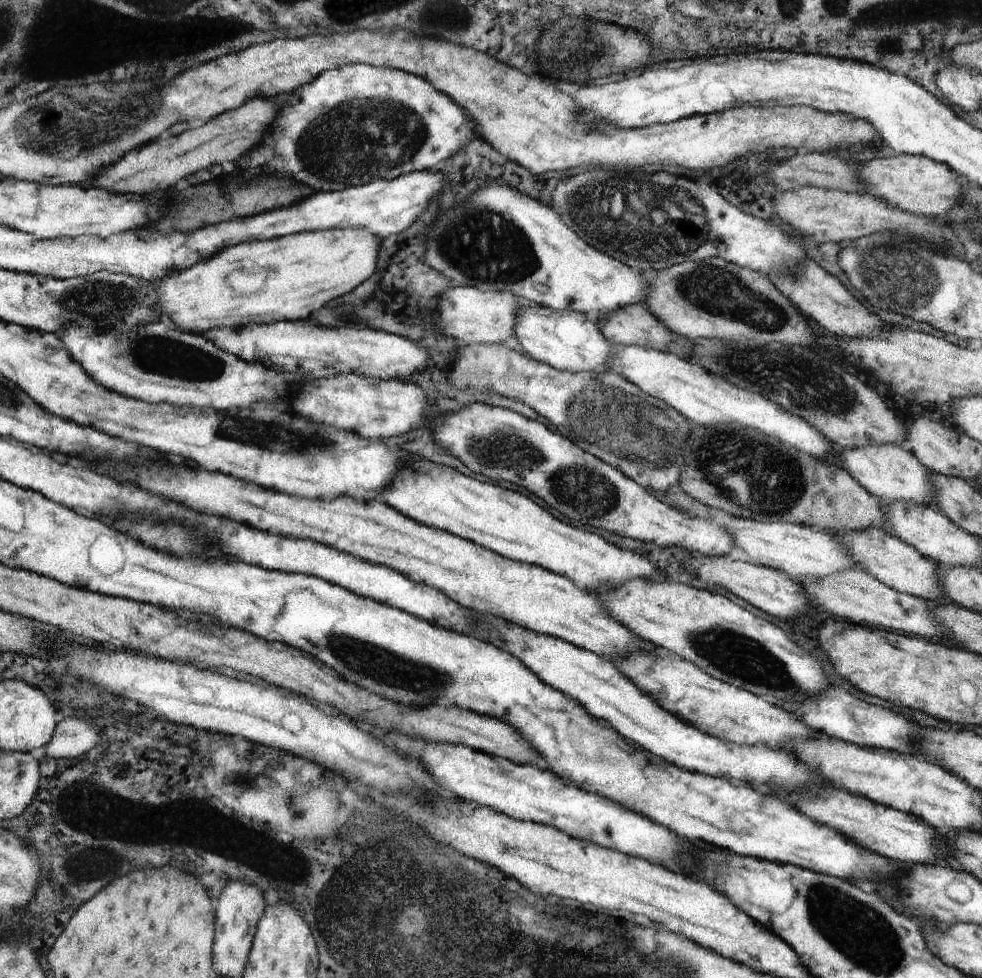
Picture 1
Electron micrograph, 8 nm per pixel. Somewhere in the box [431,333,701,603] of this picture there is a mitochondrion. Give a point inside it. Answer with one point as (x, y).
(644, 436)

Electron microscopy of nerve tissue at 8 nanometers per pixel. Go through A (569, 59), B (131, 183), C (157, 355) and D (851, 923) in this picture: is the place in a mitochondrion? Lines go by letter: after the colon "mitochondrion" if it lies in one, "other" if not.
A: mitochondrion
B: other
C: mitochondrion
D: mitochondrion

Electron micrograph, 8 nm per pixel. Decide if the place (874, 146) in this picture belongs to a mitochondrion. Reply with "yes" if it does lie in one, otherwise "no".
no

